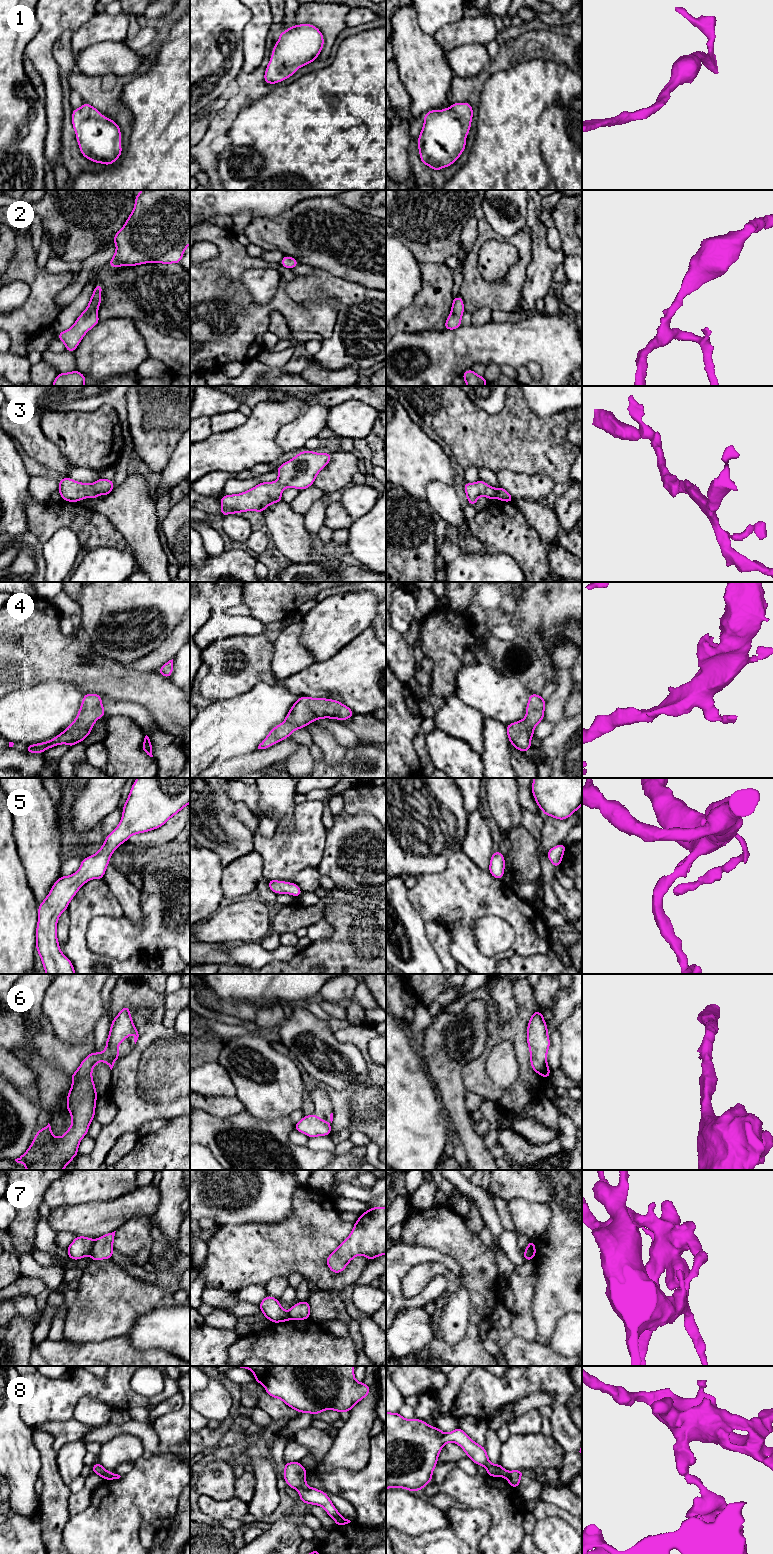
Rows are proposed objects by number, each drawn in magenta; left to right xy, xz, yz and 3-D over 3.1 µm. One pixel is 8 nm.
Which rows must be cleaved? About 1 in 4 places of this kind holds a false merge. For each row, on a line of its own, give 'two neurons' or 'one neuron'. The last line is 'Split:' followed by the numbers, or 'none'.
1: one neuron
2: one neuron
3: one neuron
4: one neuron
5: one neuron
6: one neuron
7: two neurons
8: two neurons
Split: 7, 8

